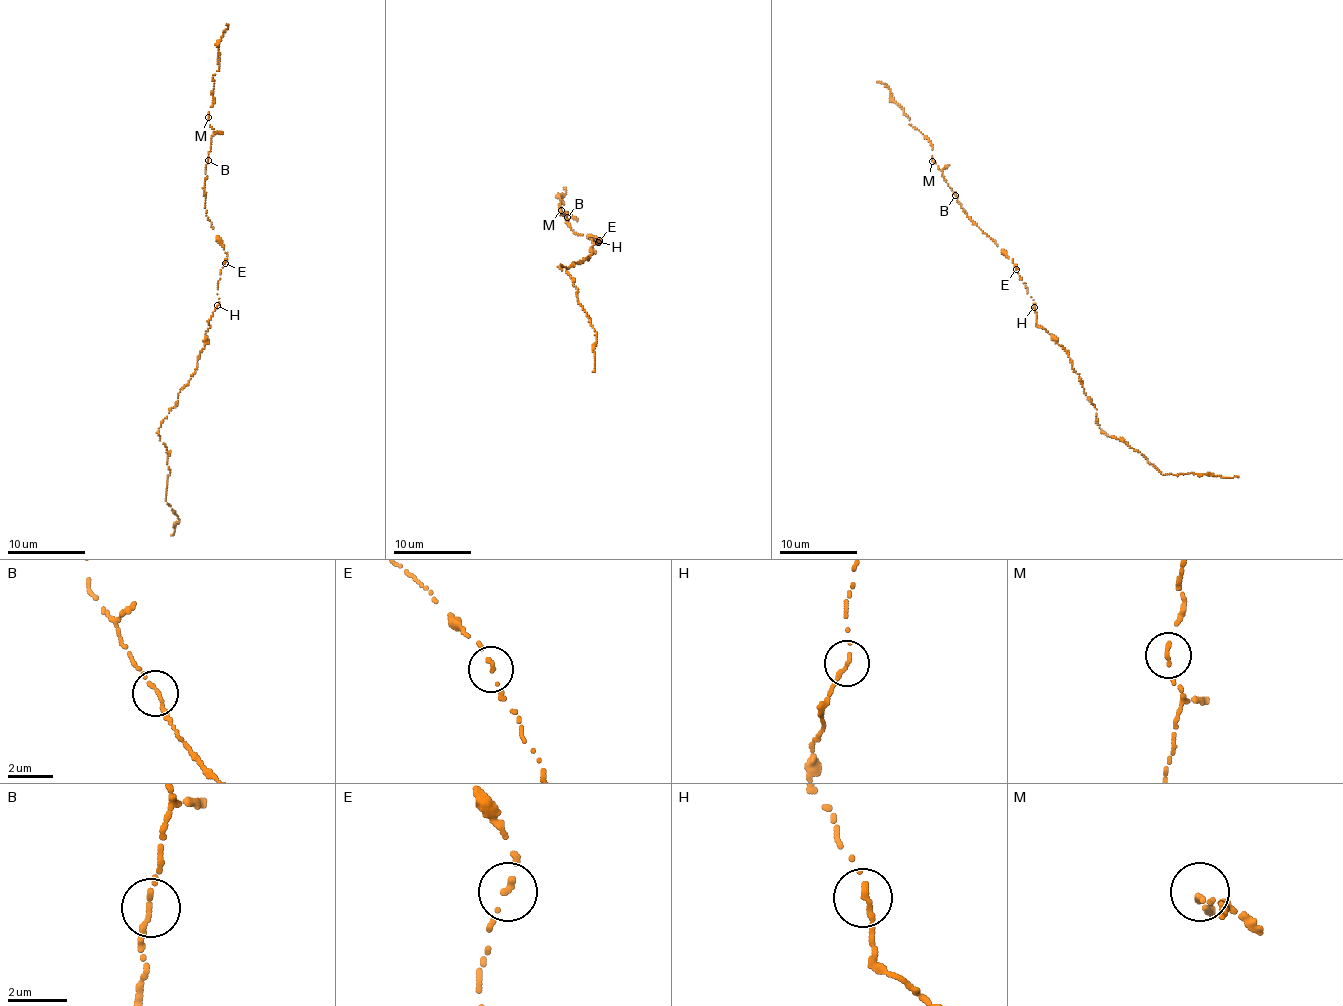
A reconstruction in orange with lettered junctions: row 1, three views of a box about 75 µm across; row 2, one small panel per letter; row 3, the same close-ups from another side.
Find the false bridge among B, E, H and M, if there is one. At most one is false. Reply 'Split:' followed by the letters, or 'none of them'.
Split: none of them

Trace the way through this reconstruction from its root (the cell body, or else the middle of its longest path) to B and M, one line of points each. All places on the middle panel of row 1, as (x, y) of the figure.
B: (599, 243), (595, 243), (601, 239), (573, 233), (567, 217)
M: (599, 243), (595, 243), (601, 239), (573, 233), (565, 220), (568, 213), (561, 212), (561, 210)

